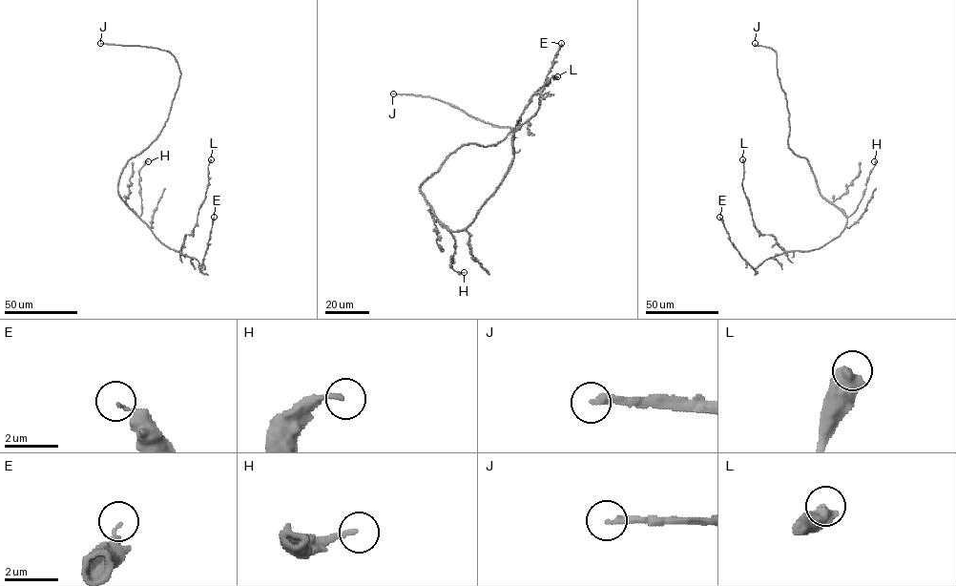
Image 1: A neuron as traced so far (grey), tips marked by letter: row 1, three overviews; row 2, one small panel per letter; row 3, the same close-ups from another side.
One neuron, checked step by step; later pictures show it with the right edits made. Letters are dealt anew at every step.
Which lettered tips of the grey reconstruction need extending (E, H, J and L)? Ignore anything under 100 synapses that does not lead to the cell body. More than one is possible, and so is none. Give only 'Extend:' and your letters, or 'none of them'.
Extend: J

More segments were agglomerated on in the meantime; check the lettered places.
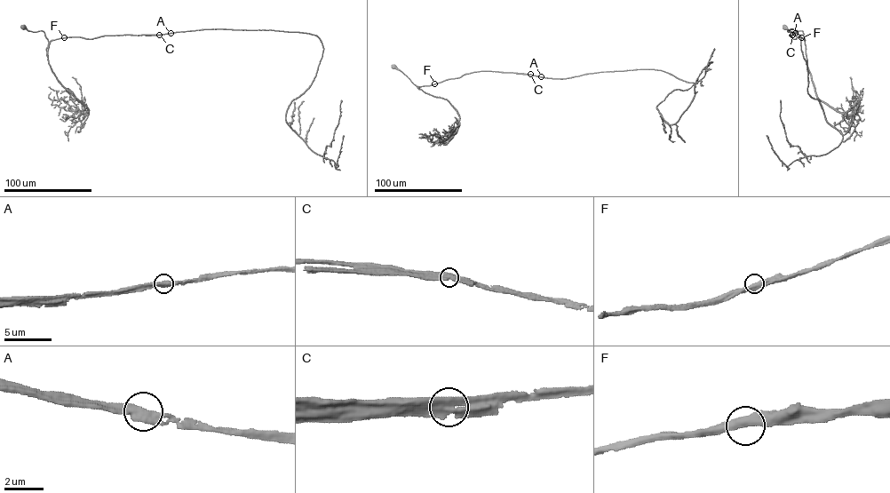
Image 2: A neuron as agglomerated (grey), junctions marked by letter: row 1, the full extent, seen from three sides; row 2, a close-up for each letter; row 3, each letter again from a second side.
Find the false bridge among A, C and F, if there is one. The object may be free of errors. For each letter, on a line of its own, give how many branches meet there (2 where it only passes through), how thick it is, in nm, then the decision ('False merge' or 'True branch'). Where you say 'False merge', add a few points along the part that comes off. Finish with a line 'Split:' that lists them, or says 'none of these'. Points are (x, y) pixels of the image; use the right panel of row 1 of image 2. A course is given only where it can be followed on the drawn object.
A: Branches: 2. Thickness 460 nm. True branch
C: Branches: 2. Thickness 500 nm. False merge
F: Branches: 2. Thickness 480 nm. True branch
Split: C

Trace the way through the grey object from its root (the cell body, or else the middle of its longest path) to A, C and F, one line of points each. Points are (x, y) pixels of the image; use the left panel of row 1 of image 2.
A: (23, 27), (33, 31), (43, 31), (49, 44), (51, 40), (62, 37), (91, 39), (105, 35), (170, 33)
C: (23, 27), (33, 31), (43, 31), (49, 44), (51, 40), (62, 37), (91, 39), (105, 35), (159, 35)
F: (23, 27), (33, 31), (43, 31), (49, 44), (51, 40), (64, 37)

